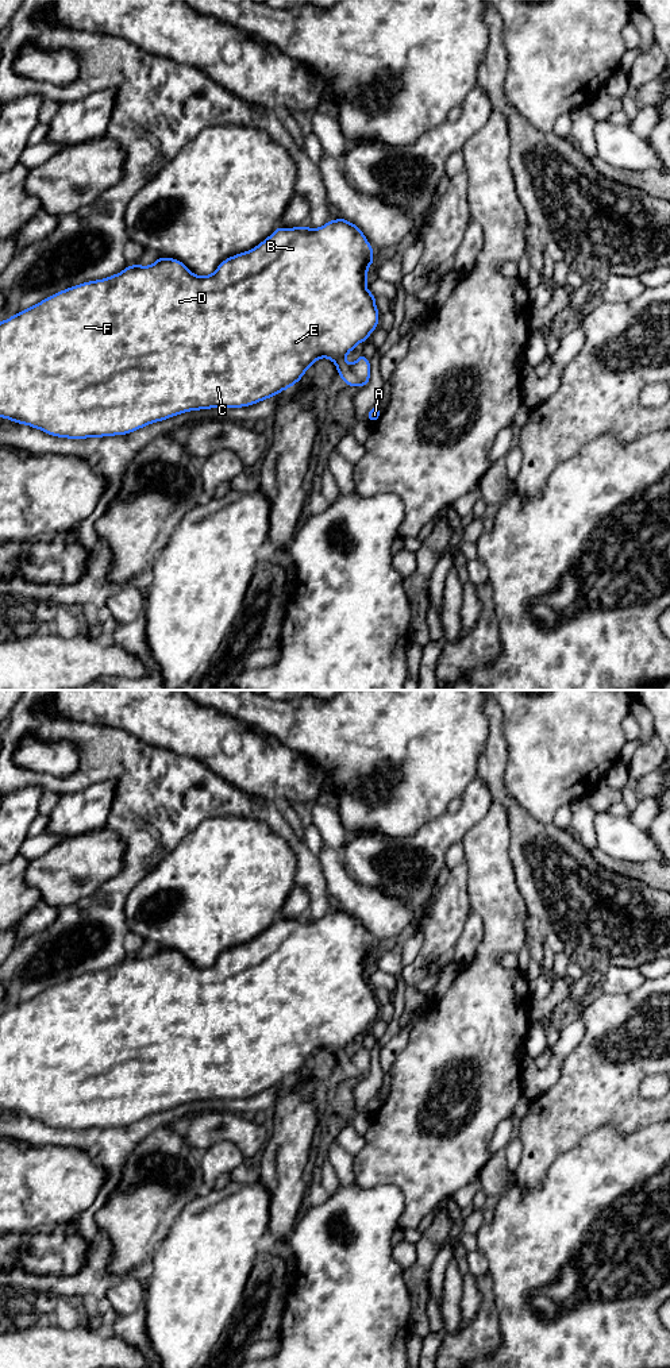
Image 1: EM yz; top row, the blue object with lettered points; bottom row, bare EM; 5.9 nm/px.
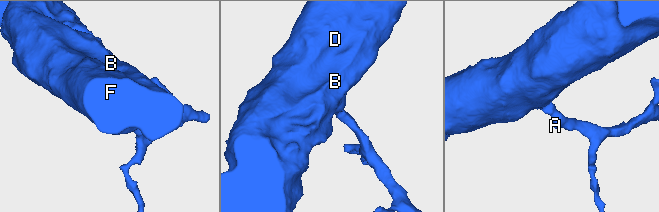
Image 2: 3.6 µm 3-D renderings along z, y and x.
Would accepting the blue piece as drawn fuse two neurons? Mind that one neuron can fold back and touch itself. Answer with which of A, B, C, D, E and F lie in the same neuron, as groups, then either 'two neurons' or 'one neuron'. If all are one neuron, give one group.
A B C D E F; one neuron

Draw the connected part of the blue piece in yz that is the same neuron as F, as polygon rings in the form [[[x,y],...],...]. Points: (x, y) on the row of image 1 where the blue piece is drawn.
[[[340,217],[313,230],[307,226],[277,227],[257,247],[226,258],[207,277],[193,274],[178,259],[159,257],[150,266],[135,263],[108,278],[88,281],[51,294],[34,307],[0,321],[0,417],[30,425],[57,438],[86,439],[127,435],[188,411],[243,408],[274,397],[297,384],[319,358],[330,358],[335,363],[338,375],[346,386],[363,388],[370,381],[370,361],[361,354],[353,365],[349,365],[344,358],[358,343],[369,339],[378,327],[380,312],[376,307],[376,294],[366,288],[367,267],[374,263],[373,251],[374,248],[369,244],[362,230]]]

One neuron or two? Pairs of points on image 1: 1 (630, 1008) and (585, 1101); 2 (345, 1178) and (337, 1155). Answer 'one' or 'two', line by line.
1: one
2: one

